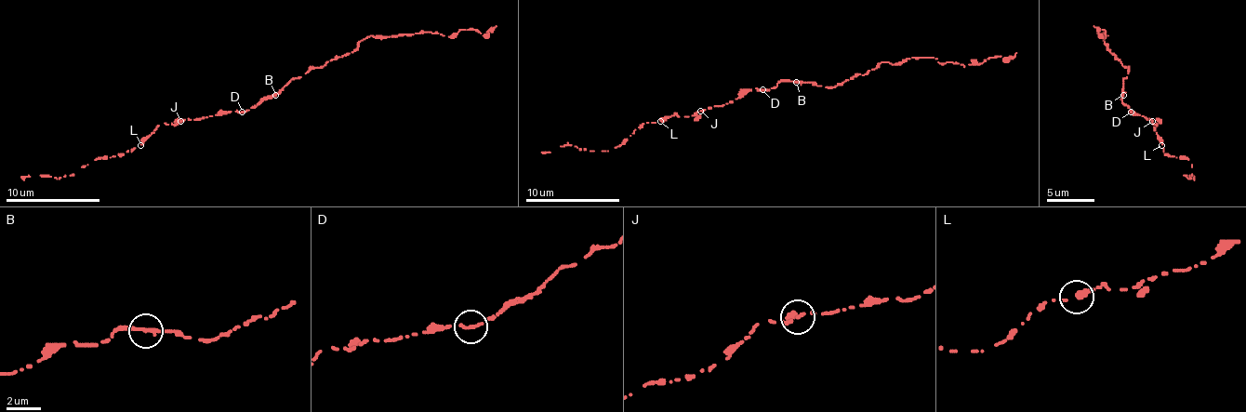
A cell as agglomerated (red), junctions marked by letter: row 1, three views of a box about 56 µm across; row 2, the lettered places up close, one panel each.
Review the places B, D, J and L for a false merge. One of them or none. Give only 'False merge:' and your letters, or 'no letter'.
False merge: no letter

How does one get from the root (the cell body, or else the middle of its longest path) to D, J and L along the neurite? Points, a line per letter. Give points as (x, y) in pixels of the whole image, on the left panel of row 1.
D: (254, 107), (242, 112)
J: (254, 107), (245, 112), (220, 112), (211, 116), (180, 121)
L: (254, 107), (245, 112), (220, 112), (199, 119), (183, 119), (178, 124), (164, 124), (140, 145)

